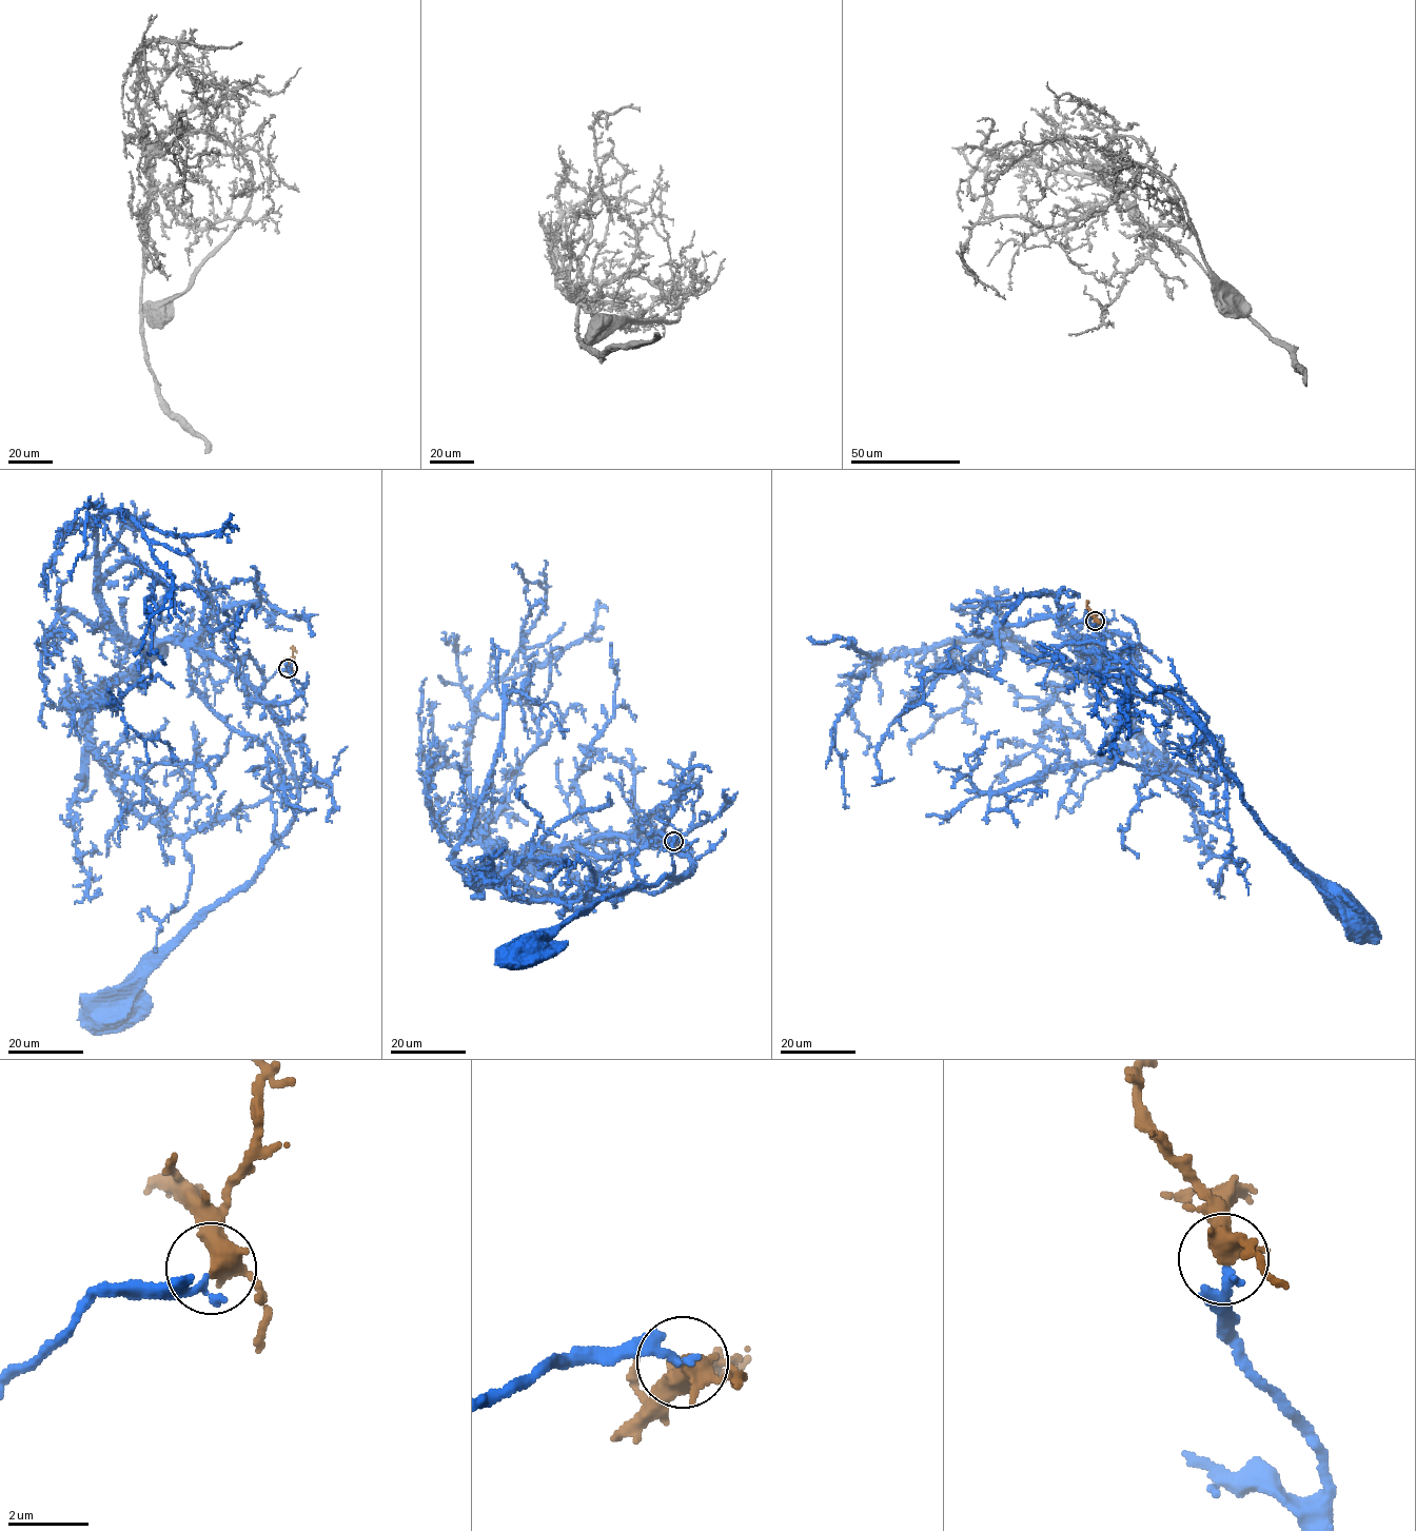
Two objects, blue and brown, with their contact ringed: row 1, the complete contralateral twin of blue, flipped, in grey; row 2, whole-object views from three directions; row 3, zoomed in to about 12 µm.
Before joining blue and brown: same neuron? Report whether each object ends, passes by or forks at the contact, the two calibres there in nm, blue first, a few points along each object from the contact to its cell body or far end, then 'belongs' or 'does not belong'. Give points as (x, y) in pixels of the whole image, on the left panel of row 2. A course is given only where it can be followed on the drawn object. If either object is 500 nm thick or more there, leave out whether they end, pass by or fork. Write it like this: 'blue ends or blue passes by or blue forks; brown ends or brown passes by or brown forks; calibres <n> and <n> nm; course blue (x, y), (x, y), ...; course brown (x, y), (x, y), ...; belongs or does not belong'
blue ends; brown passes by; calibres 240 and 440 nm; course blue (288, 669), (259, 691), (280, 730), (296, 785), (290, 828), (250, 881), (145, 964), (111, 1012); course brown (288, 668), (295, 647); belongs

